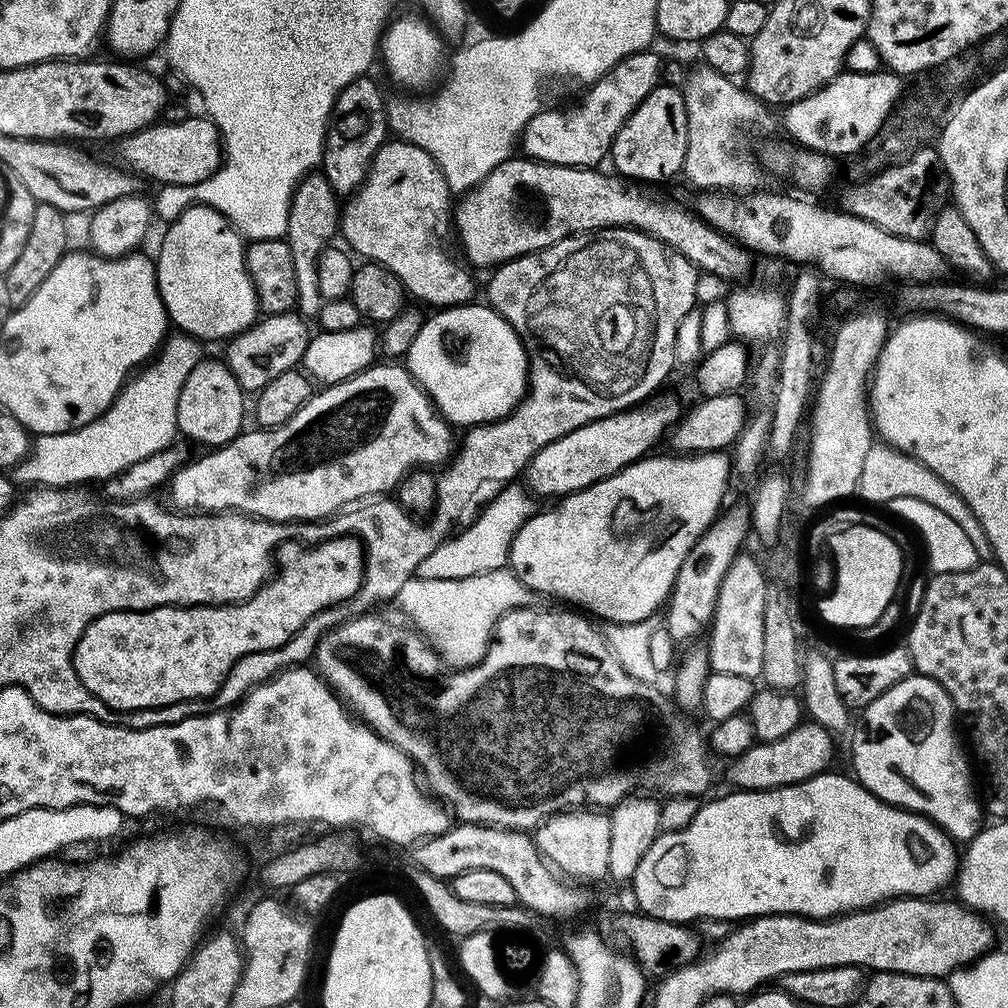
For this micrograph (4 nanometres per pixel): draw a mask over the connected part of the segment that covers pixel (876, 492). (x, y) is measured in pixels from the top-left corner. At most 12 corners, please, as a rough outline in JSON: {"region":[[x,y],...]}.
{"region":[[873,442],[856,492],[888,506],[918,498],[942,510],[981,561],[993,559],[974,510],[913,456]]}

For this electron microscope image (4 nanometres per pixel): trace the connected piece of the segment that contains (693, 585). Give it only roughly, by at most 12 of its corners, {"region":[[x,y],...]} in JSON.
{"region":[[734,503],[683,559],[664,621],[677,642],[711,623],[730,566],[751,535]]}

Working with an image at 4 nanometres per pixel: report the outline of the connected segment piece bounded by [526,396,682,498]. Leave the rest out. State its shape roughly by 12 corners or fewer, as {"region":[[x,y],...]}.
{"region":[[641,403],[542,446],[533,497],[563,498],[643,460],[679,421]]}

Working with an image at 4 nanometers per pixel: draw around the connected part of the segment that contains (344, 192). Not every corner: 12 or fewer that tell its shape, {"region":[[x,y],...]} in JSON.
{"region":[[369,78],[336,96],[322,174],[348,198],[389,139]]}

